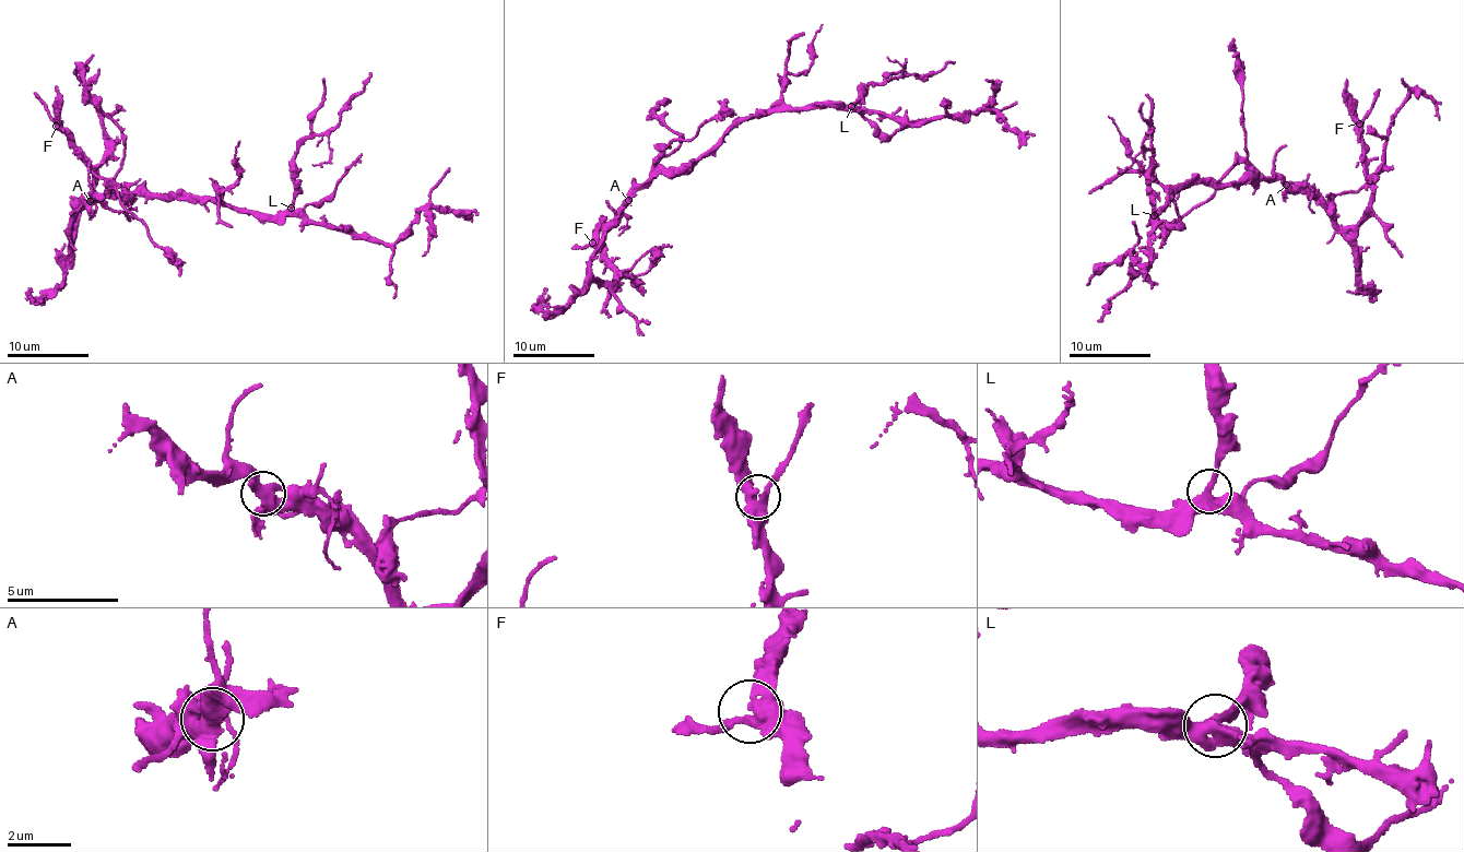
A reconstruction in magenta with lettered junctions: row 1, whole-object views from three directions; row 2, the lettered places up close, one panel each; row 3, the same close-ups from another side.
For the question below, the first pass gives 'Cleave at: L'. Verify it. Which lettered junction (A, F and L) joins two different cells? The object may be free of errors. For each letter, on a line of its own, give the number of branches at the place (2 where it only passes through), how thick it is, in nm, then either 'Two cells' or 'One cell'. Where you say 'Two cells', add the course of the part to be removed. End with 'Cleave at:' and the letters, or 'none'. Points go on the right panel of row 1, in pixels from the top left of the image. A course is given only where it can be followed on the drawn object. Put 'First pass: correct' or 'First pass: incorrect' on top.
First pass: incorrect
A: Branches: 3. Thickness 400 nm. One cell
F: Branches: 3. Thickness 360 nm. One cell
L: Branches: 3. Thickness 400 nm. One cell
Cleave at: none

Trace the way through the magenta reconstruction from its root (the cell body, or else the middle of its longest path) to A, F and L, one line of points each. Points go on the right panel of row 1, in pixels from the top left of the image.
A: (1239, 186), (1258, 173), (1286, 185)
F: (1239, 186), (1258, 173), (1278, 179), (1312, 199), (1338, 226), (1353, 227), (1372, 193), (1359, 123)
L: (1239, 186), (1215, 187), (1204, 180), (1191, 182), (1177, 191), (1154, 220), (1154, 215)

